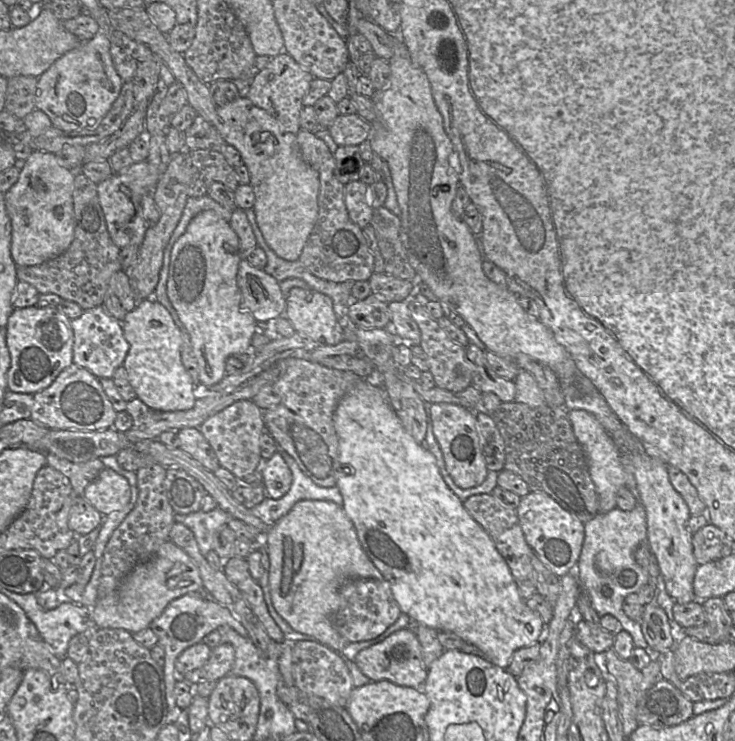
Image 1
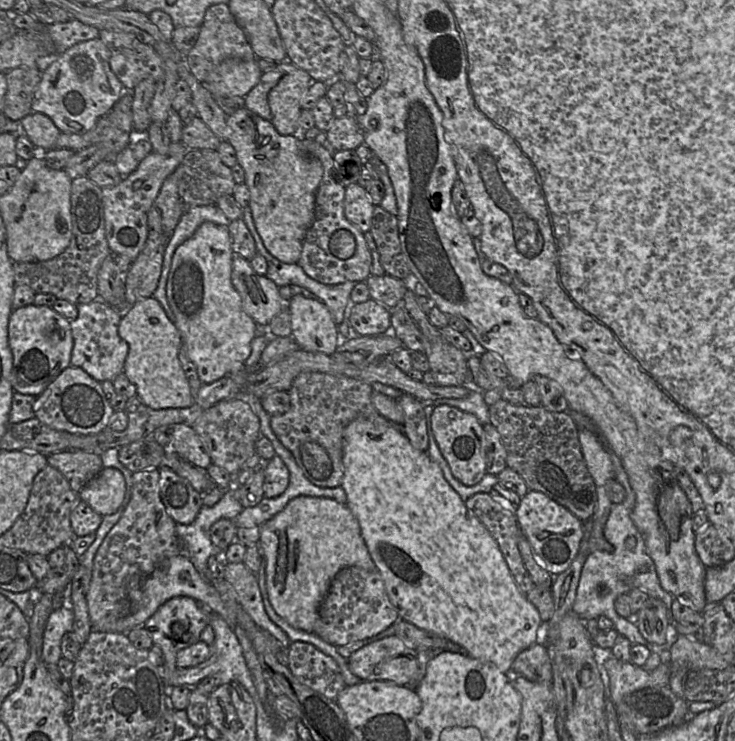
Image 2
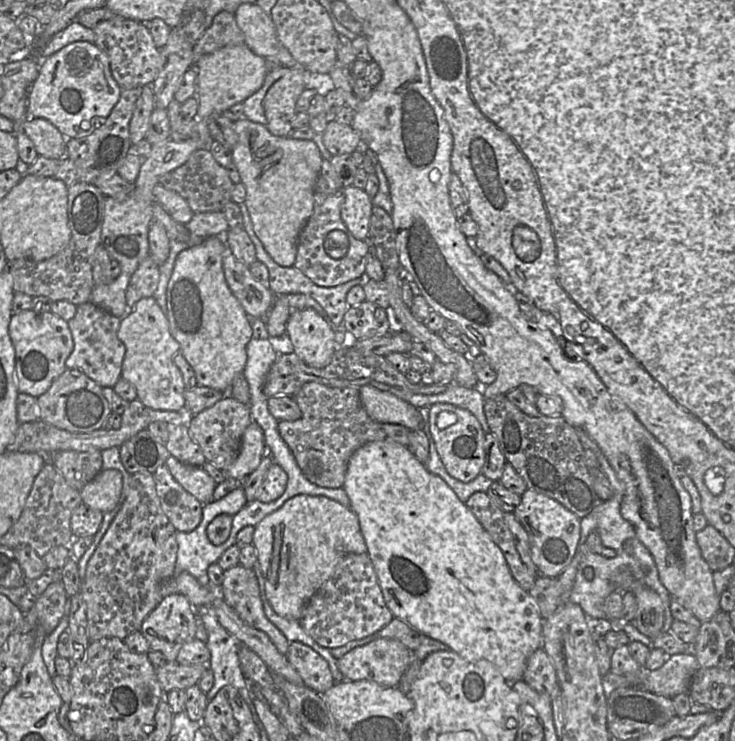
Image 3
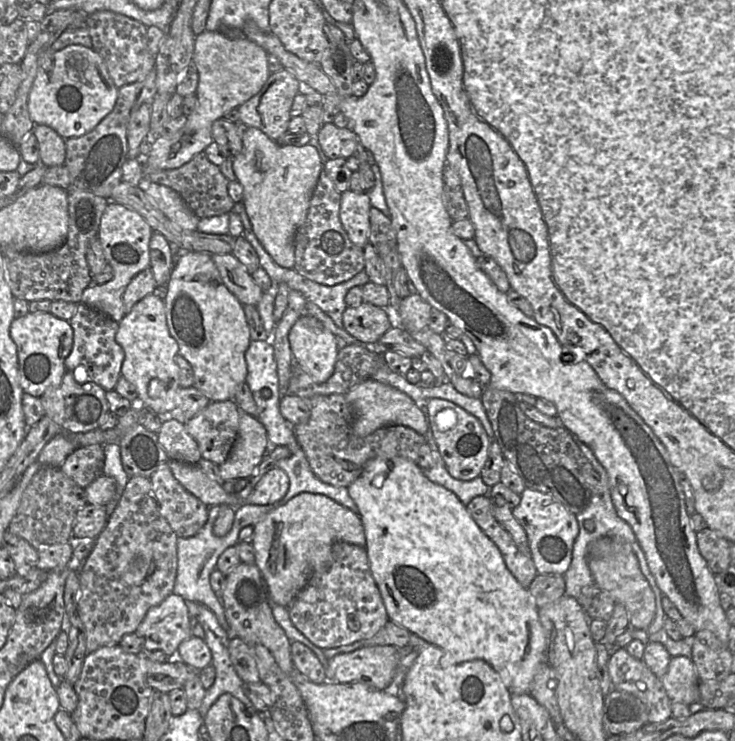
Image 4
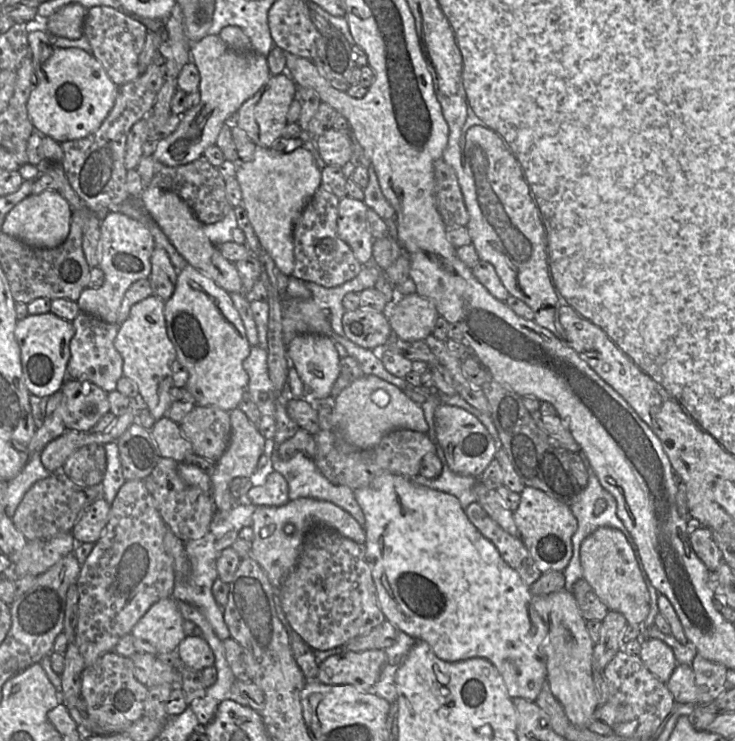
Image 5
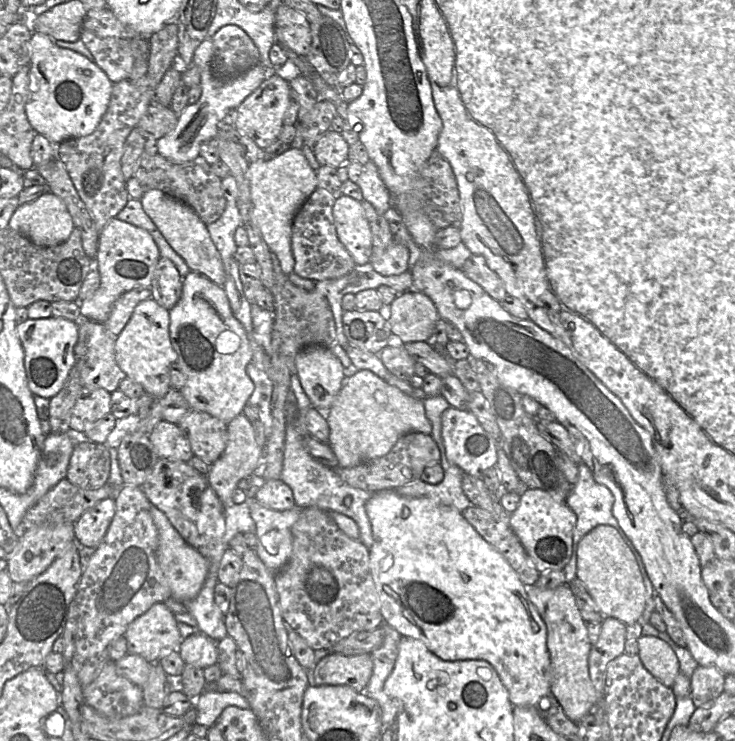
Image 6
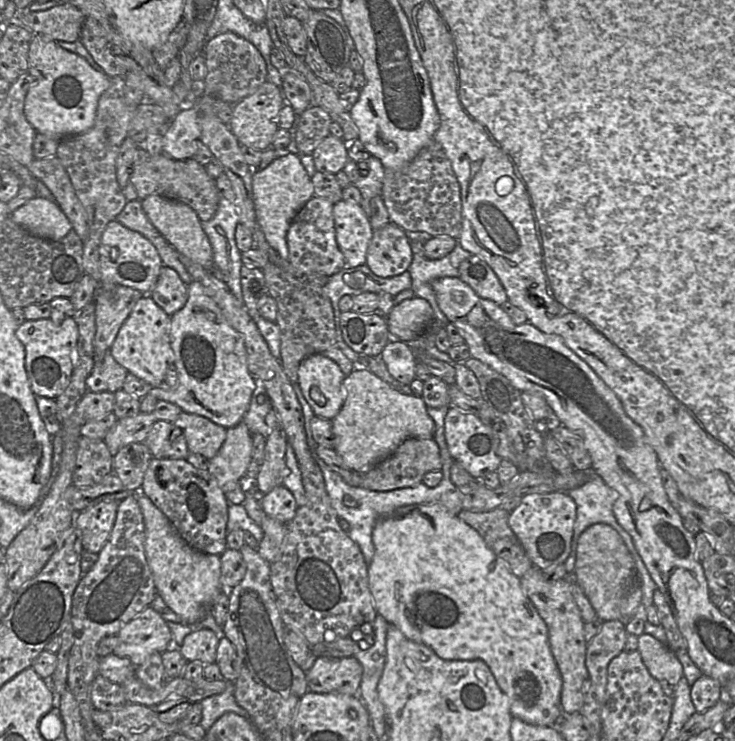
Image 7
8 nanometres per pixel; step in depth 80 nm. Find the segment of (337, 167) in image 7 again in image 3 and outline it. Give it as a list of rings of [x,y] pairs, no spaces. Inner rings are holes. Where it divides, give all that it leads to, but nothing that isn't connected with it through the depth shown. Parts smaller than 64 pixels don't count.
[[[329,120],[322,133],[323,143],[332,156],[352,154],[362,148],[362,139],[350,125]]]

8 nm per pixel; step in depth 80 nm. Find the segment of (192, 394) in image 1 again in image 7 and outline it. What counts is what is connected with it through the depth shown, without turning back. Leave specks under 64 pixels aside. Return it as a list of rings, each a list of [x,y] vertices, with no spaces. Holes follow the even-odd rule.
[[[150,295],[140,298],[127,319],[122,324],[118,334],[110,347],[110,353],[115,361],[138,378],[149,383],[152,387],[159,387],[164,383],[166,373],[171,365],[175,365],[175,355],[170,342],[171,316],[158,306]],[[139,412],[133,417],[118,419],[103,439],[114,456],[122,447],[143,442],[153,424],[157,421],[151,413]]]

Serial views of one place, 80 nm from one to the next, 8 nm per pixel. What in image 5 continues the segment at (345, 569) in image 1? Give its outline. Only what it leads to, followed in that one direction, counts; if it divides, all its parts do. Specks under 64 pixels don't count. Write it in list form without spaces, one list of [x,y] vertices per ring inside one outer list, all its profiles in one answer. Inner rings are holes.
[[[301,497],[290,500],[282,506],[257,506],[252,515],[254,532],[251,544],[252,557],[265,571],[274,589],[279,589],[284,579],[294,569],[306,535],[318,525],[334,529],[357,543],[366,542],[364,527],[346,510],[329,501]]]

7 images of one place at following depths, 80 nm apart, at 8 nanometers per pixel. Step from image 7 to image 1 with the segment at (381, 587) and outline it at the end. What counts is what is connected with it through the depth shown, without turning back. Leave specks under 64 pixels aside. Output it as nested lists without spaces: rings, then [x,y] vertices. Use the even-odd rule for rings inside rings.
[[[367,381],[358,383],[352,391],[339,401],[334,412],[333,421],[338,437],[336,487],[340,490],[343,497],[342,508],[352,521],[364,551],[381,572],[384,579],[389,582],[401,612],[408,615],[415,624],[422,624],[438,631],[456,634],[465,642],[478,648],[482,652],[482,657],[503,669],[508,667],[515,651],[539,644],[539,637],[544,627],[539,613],[531,610],[526,605],[525,600],[519,594],[515,580],[504,558],[497,551],[490,536],[468,513],[459,497],[447,486],[436,464],[435,457],[425,446],[418,444],[405,430],[389,403],[384,387]]]

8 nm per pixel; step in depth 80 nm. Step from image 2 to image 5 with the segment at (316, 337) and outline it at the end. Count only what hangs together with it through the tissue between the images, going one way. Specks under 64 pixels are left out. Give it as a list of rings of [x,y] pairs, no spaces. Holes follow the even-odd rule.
[[[300,334],[288,344],[288,359],[297,370],[305,387],[305,400],[314,403],[315,400],[330,396],[331,389],[340,373],[340,356],[335,341],[320,334]]]

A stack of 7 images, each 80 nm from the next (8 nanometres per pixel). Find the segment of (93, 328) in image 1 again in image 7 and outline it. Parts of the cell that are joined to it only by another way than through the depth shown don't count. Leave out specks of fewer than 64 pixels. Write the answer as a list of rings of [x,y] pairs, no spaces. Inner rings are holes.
[[[108,351],[101,361],[95,361],[92,372],[86,379],[87,391],[115,393],[122,389],[127,374],[128,371]]]

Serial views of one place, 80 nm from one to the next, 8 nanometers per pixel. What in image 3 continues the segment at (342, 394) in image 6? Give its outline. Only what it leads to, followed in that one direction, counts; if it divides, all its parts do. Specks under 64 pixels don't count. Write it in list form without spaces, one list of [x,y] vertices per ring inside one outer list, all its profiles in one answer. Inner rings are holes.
[[[365,384],[359,387],[359,395],[362,406],[372,420],[400,424],[411,431],[423,429],[419,409],[392,393]]]

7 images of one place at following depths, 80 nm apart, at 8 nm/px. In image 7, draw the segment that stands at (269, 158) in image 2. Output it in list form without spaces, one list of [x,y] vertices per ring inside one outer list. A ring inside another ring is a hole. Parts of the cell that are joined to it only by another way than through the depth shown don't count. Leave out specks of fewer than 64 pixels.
[[[288,153],[272,161],[266,168],[252,176],[254,206],[258,224],[266,240],[280,257],[289,260],[288,229],[297,213],[314,196],[314,186],[298,154]]]

